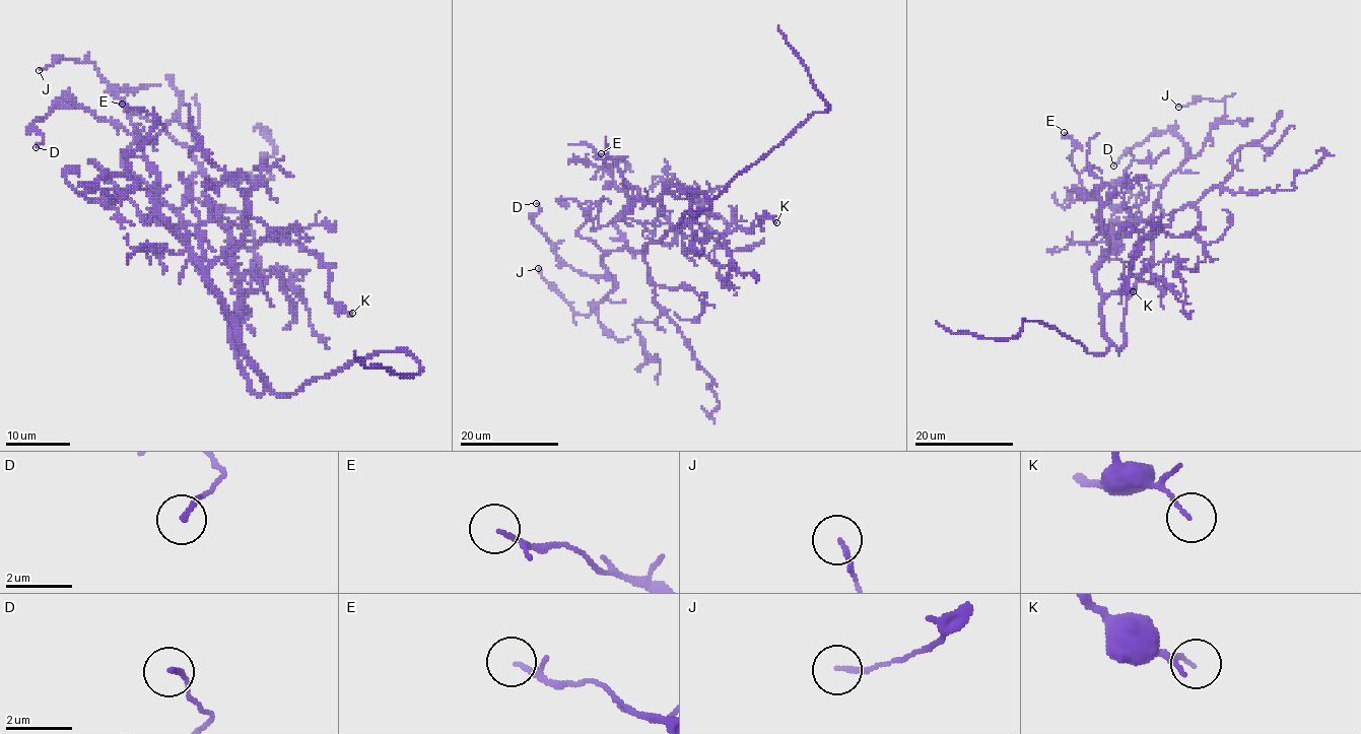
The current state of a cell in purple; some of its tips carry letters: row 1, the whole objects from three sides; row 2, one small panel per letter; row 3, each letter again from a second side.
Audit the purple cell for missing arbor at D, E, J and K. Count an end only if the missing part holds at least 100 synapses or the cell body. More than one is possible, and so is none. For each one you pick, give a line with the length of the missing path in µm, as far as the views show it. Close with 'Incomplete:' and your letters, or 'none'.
Incomplete: none

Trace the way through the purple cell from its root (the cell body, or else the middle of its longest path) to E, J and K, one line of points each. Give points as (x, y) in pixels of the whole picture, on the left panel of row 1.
E: (236, 361), (261, 393), (265, 380), (219, 290), (151, 195), (128, 176), (128, 157), (154, 119), (122, 104)
J: (236, 361), (228, 317), (181, 217), (125, 165), (140, 138), (125, 104), (91, 62), (39, 70)
K: (236, 361), (261, 393), (265, 380), (235, 321), (232, 244), (298, 244), (328, 269), (328, 296), (352, 313)

